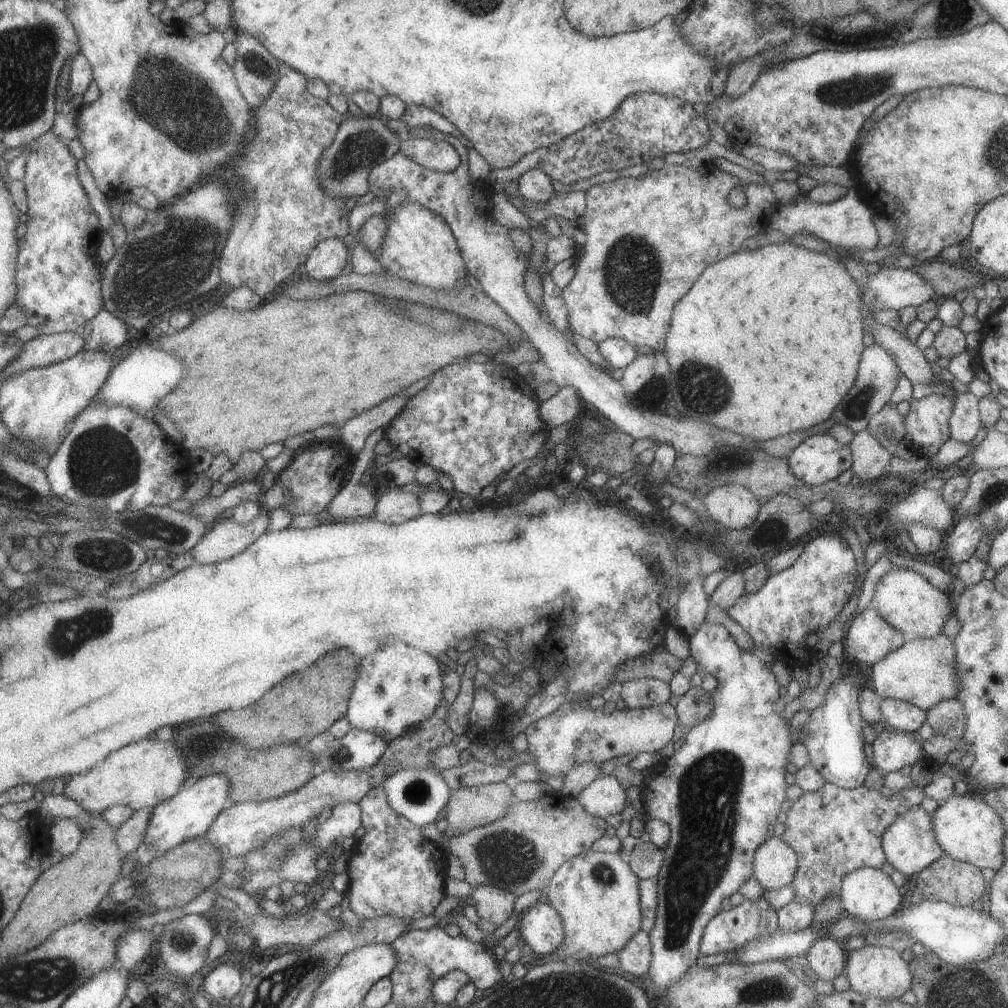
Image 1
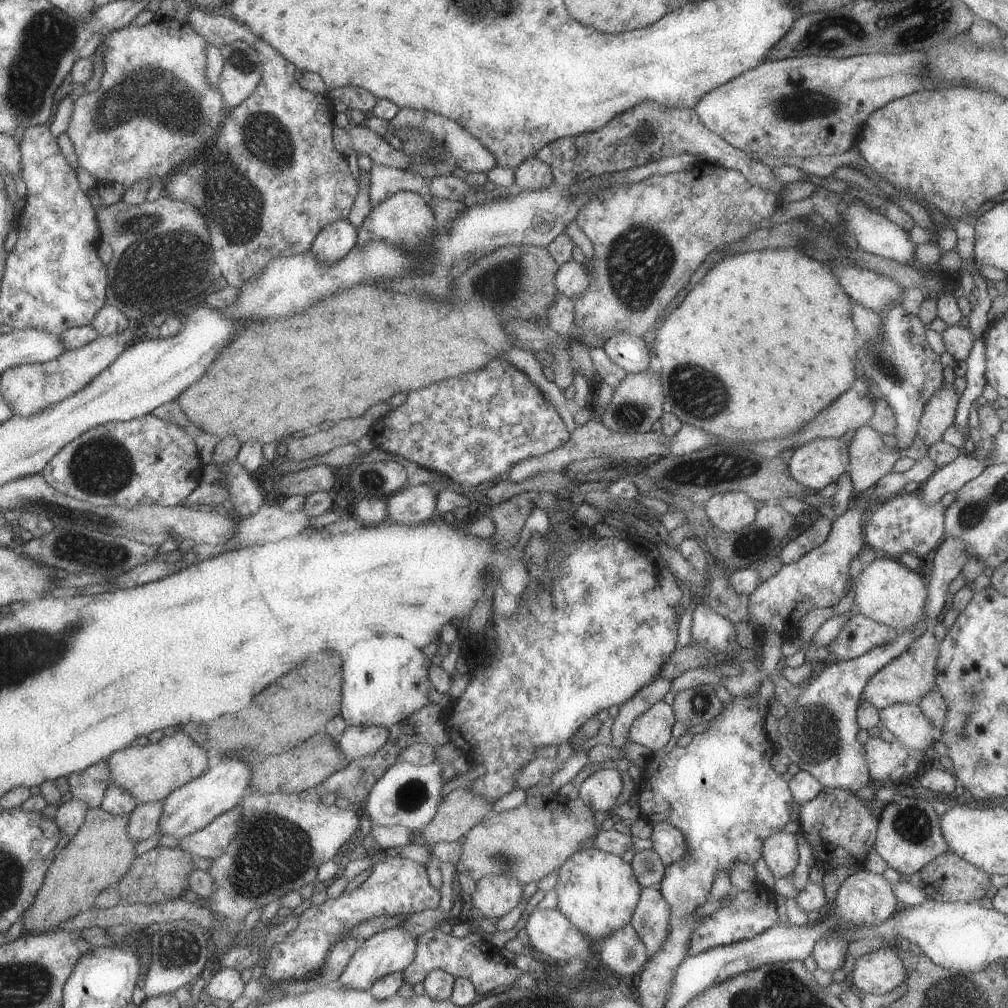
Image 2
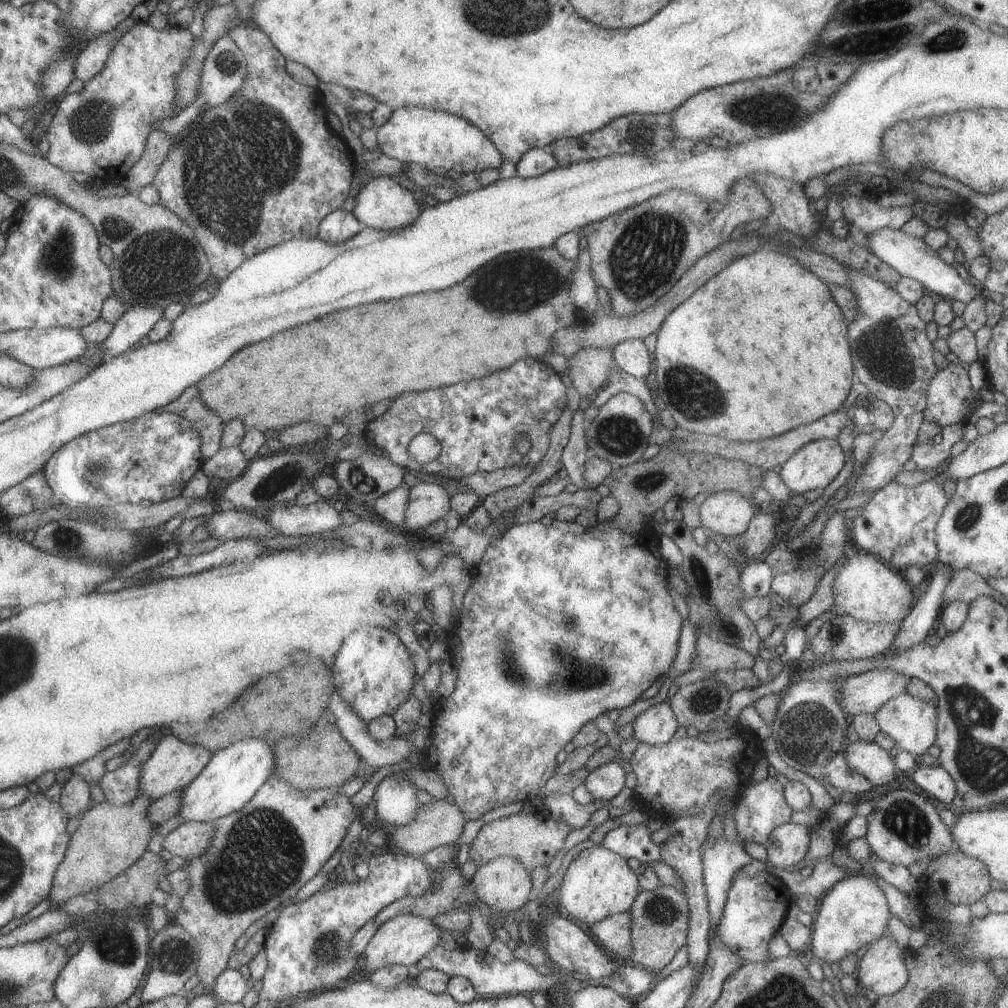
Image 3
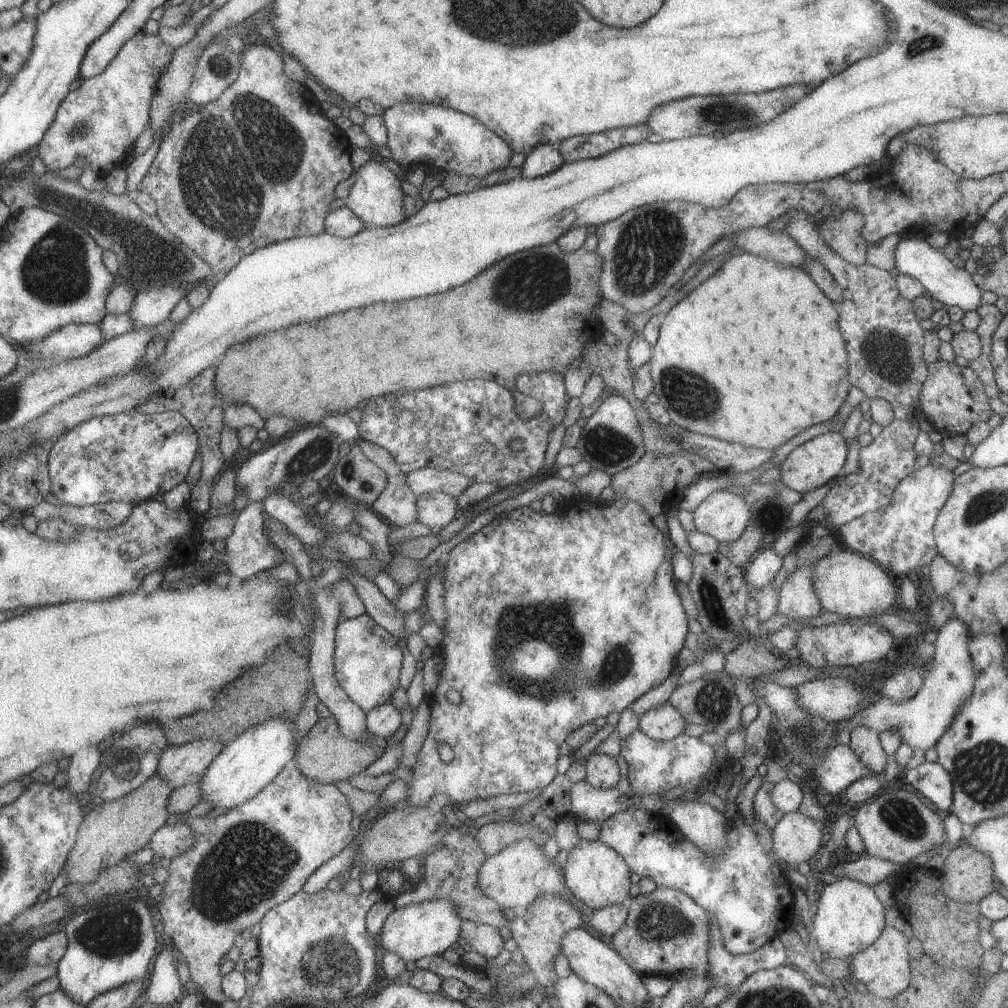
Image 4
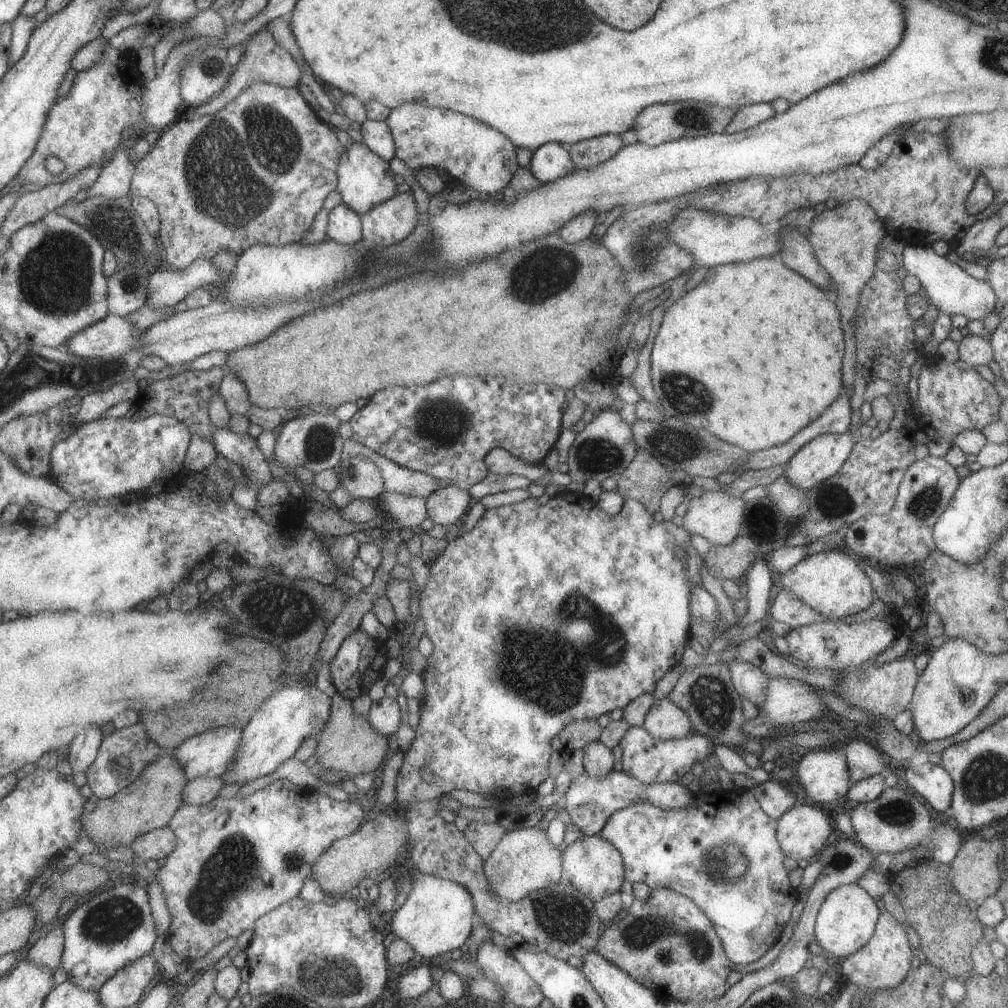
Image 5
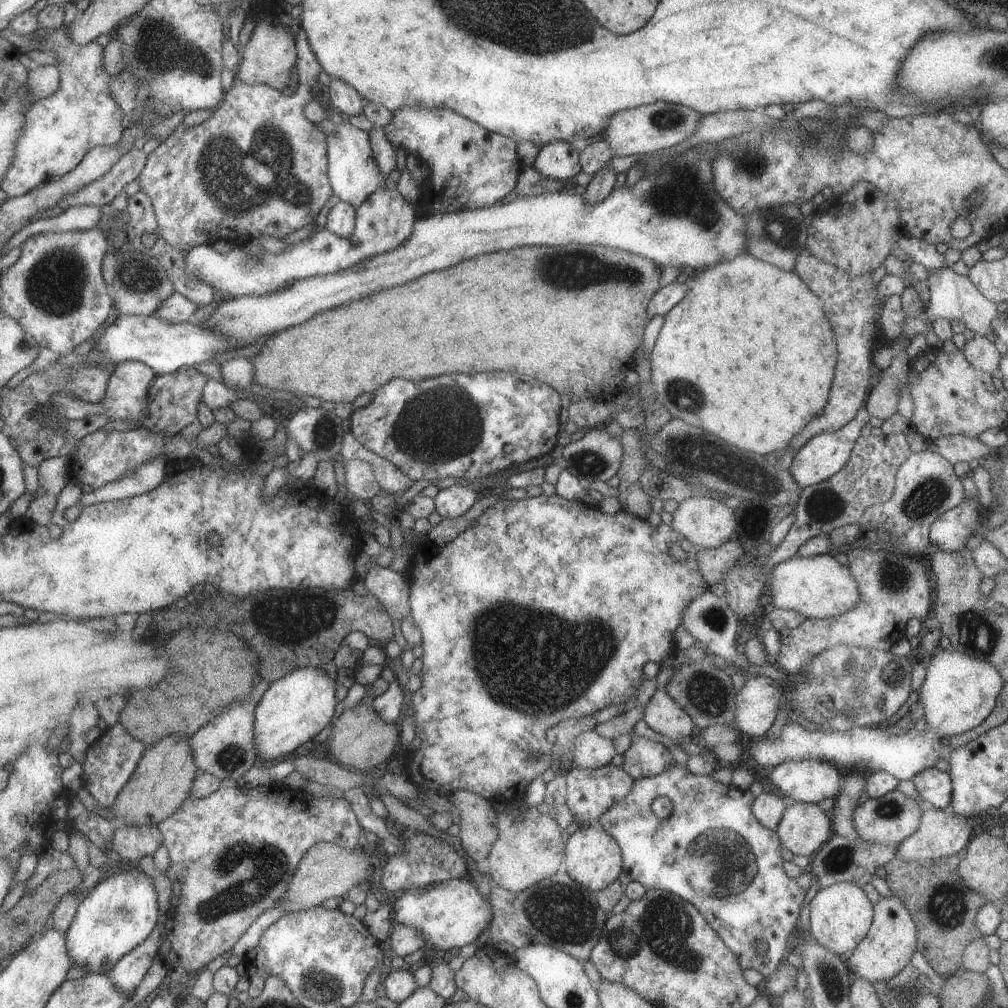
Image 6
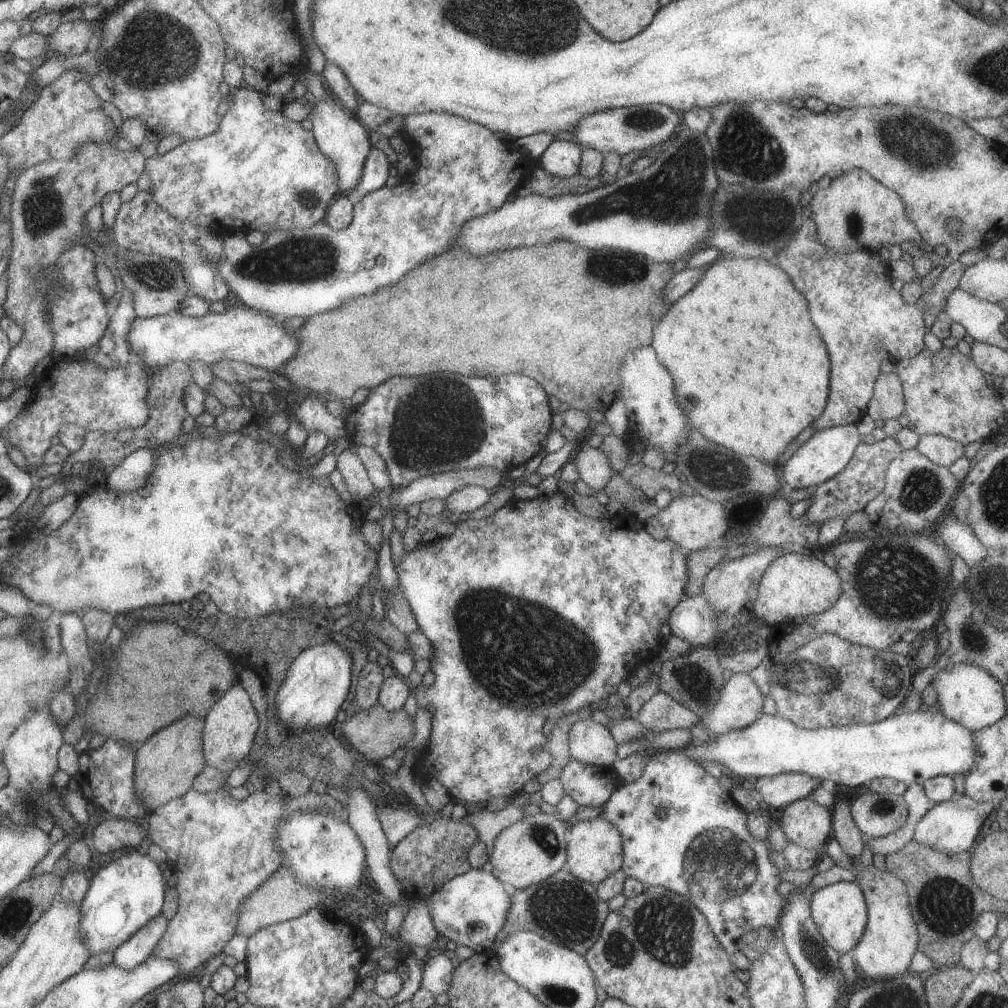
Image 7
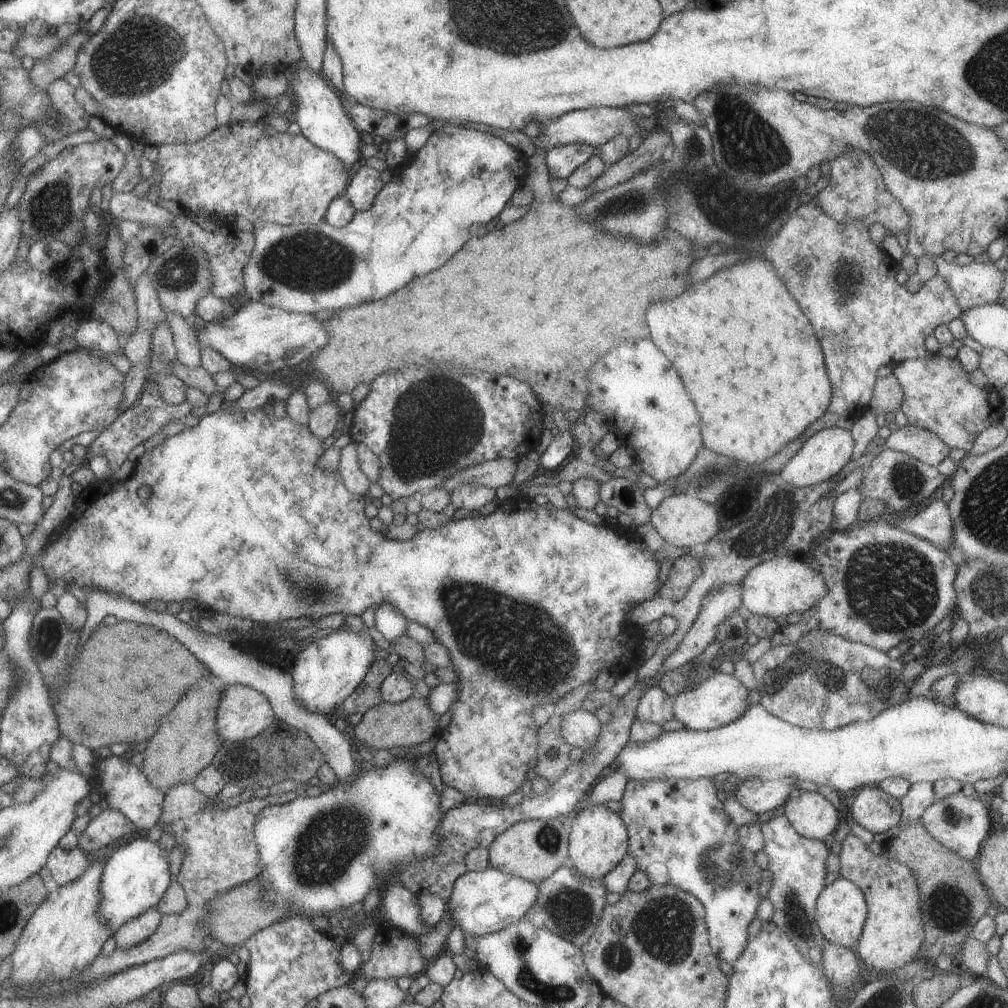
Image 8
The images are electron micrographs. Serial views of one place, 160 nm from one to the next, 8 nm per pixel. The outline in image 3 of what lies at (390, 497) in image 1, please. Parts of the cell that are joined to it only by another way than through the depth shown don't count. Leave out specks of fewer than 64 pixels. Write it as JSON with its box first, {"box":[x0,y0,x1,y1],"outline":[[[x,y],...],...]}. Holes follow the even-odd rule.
{"box":[403,481,451,534],"outline":[[[421,481],[409,488],[406,499],[403,527],[409,534],[451,513],[450,496],[437,482]]]}

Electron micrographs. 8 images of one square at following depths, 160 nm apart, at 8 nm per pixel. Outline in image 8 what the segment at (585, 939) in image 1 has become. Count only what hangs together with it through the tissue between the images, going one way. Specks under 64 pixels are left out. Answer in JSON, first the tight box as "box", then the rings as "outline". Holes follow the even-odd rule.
{"box":[568,805,627,879],"outline":[[[593,805],[577,813],[568,831],[568,857],[573,868],[585,878],[601,879],[626,855],[627,831],[616,812]]]}

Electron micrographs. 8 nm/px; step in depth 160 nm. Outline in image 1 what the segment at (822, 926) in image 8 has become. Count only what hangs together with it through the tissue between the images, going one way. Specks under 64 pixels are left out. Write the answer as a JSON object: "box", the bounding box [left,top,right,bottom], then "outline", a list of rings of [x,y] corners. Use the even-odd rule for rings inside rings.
{"box":[805,867,906,983],"outline":[[[863,867],[848,872],[842,878],[839,898],[844,914],[853,919],[870,922],[883,920],[886,916],[901,910],[906,901],[906,893],[895,886],[889,875],[883,873],[881,869]],[[819,938],[805,953],[808,968],[813,970],[819,983],[832,981],[844,972],[846,960],[843,956],[843,948],[839,947],[835,939]]]}

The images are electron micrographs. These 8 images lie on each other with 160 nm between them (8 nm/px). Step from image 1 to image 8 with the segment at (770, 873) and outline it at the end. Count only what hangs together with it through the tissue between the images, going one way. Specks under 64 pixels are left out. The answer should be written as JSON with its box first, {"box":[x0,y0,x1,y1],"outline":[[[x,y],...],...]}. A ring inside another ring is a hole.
{"box":[780,789,839,841],"outline":[[[799,789],[780,810],[799,836],[828,841],[839,822],[839,813],[822,794]]]}

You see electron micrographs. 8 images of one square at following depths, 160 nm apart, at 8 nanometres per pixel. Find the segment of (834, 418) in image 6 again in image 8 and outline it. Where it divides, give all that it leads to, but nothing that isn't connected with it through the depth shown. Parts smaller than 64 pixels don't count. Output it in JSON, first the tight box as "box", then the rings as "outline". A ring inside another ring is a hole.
{"box":[761,196,961,420],"outline":[[[813,196],[811,201],[800,205],[791,214],[783,227],[768,241],[761,255],[773,266],[778,278],[797,300],[819,340],[832,393],[827,411],[853,420],[868,410],[879,366],[893,368],[905,360],[928,356],[925,338],[937,326],[947,325],[961,316],[950,287],[940,277],[927,280],[914,294],[907,292],[903,285],[899,286],[895,281],[899,265],[870,241],[868,230],[856,219],[850,219],[843,225],[834,222],[820,210]]]}

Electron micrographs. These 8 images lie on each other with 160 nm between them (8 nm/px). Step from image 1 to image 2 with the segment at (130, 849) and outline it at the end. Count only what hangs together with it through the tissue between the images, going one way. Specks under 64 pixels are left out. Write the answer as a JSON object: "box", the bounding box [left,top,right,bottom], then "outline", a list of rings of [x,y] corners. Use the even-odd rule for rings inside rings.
{"box":[127,801,162,842],"outline":[[[162,801],[143,803],[128,814],[127,834],[132,841],[141,842],[158,832],[158,822],[162,811]]]}

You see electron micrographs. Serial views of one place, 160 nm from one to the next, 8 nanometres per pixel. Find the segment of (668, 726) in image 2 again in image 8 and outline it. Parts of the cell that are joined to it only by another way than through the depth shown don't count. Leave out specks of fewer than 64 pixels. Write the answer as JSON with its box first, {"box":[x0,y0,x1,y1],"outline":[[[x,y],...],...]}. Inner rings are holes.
{"box":[634,685,674,725],"outline":[[[657,685],[649,687],[639,697],[634,716],[640,721],[661,725],[674,718],[672,700],[673,698]]]}

